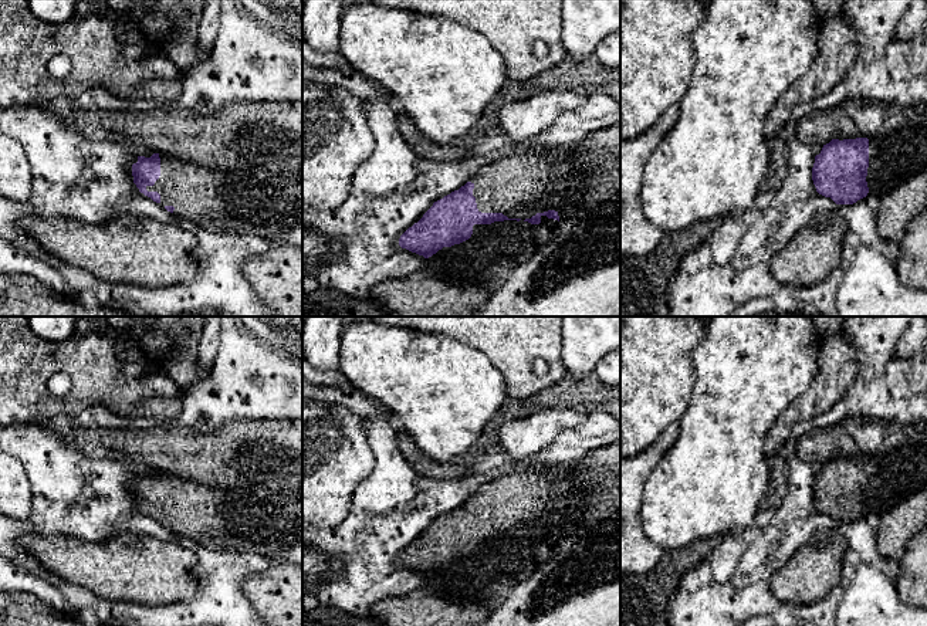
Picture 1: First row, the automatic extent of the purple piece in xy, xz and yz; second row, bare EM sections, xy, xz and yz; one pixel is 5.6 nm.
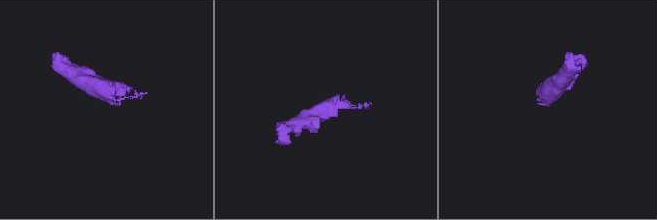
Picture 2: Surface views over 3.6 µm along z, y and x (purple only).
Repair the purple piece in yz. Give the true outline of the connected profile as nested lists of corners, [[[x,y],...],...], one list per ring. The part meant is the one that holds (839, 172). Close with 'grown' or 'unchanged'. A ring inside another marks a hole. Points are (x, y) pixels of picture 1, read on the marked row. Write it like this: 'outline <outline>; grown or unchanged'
outline [[[832,139],[815,156],[812,180],[816,192],[836,204],[853,204],[869,193],[869,139]]]; unchanged

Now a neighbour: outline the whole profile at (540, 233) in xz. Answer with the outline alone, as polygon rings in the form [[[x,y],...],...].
[[[541,216],[539,224],[504,220],[474,224],[468,240],[443,247],[426,258],[424,270],[456,284],[483,282],[495,292],[508,275],[535,256],[564,227],[558,220]]]

